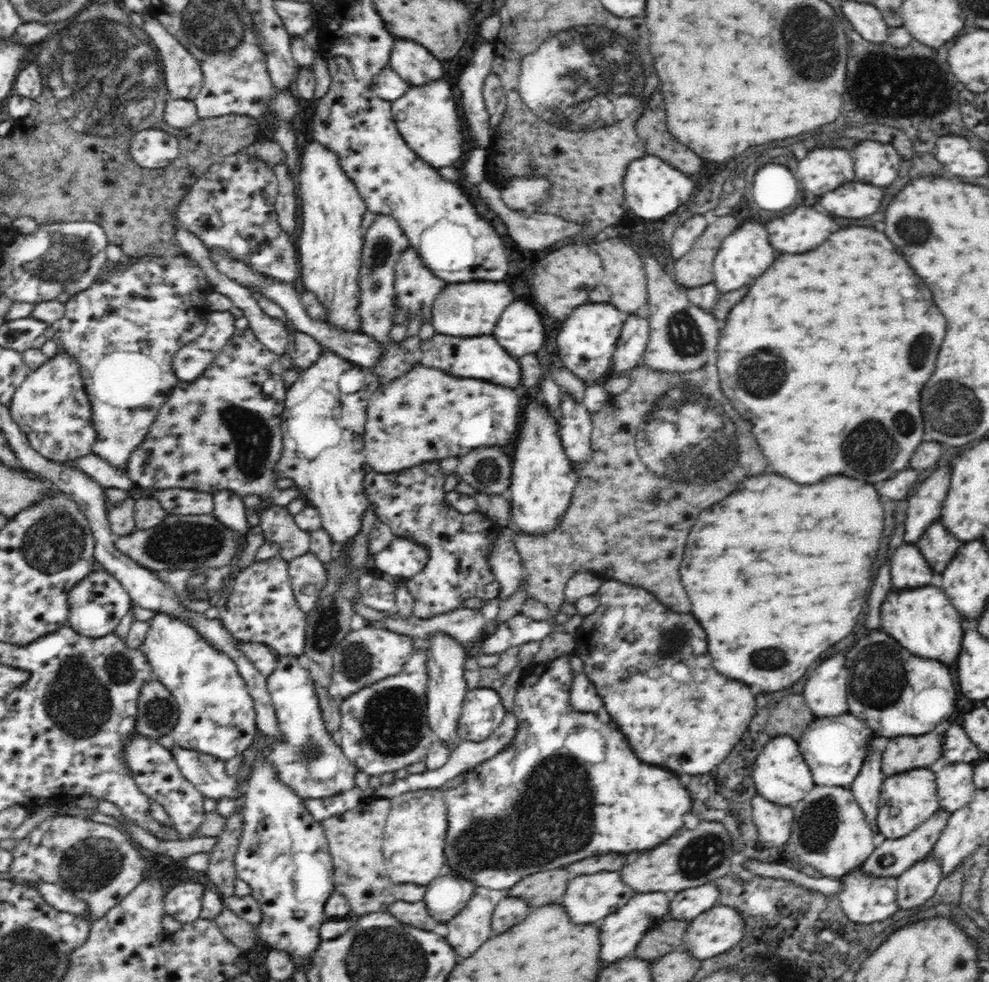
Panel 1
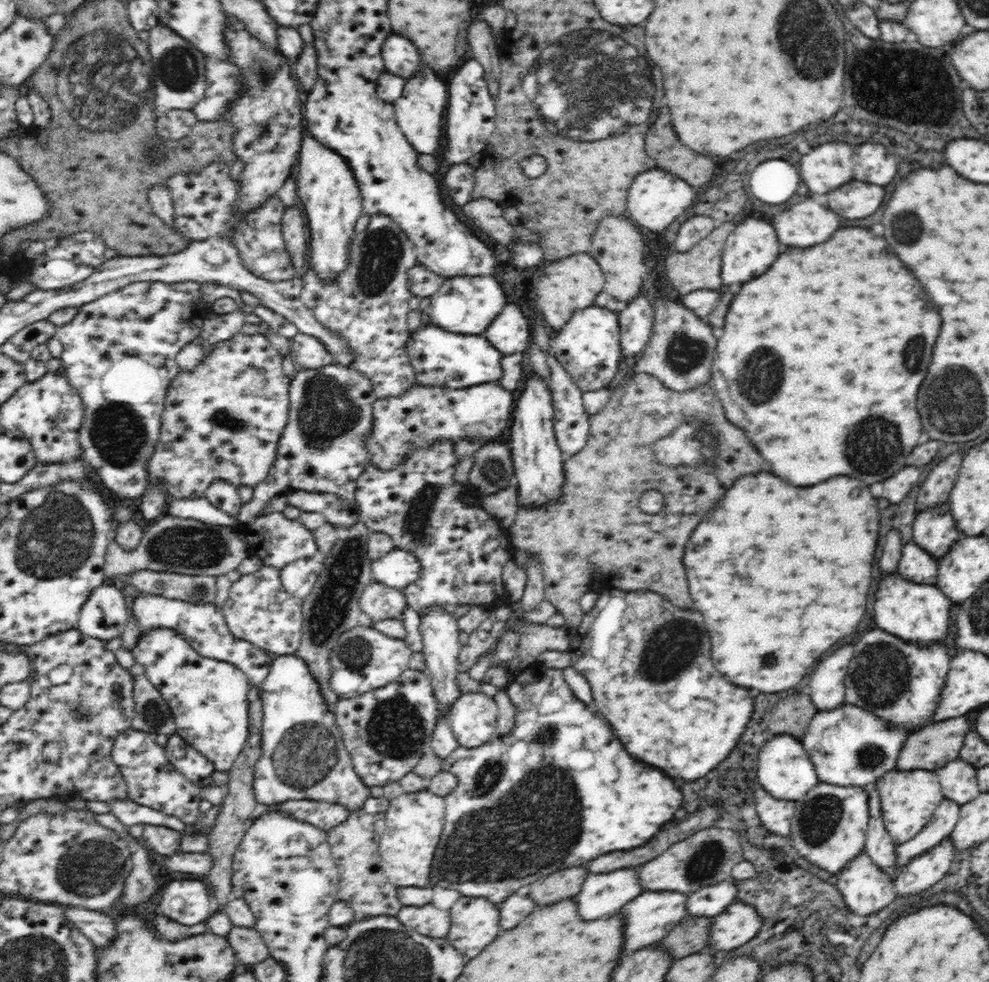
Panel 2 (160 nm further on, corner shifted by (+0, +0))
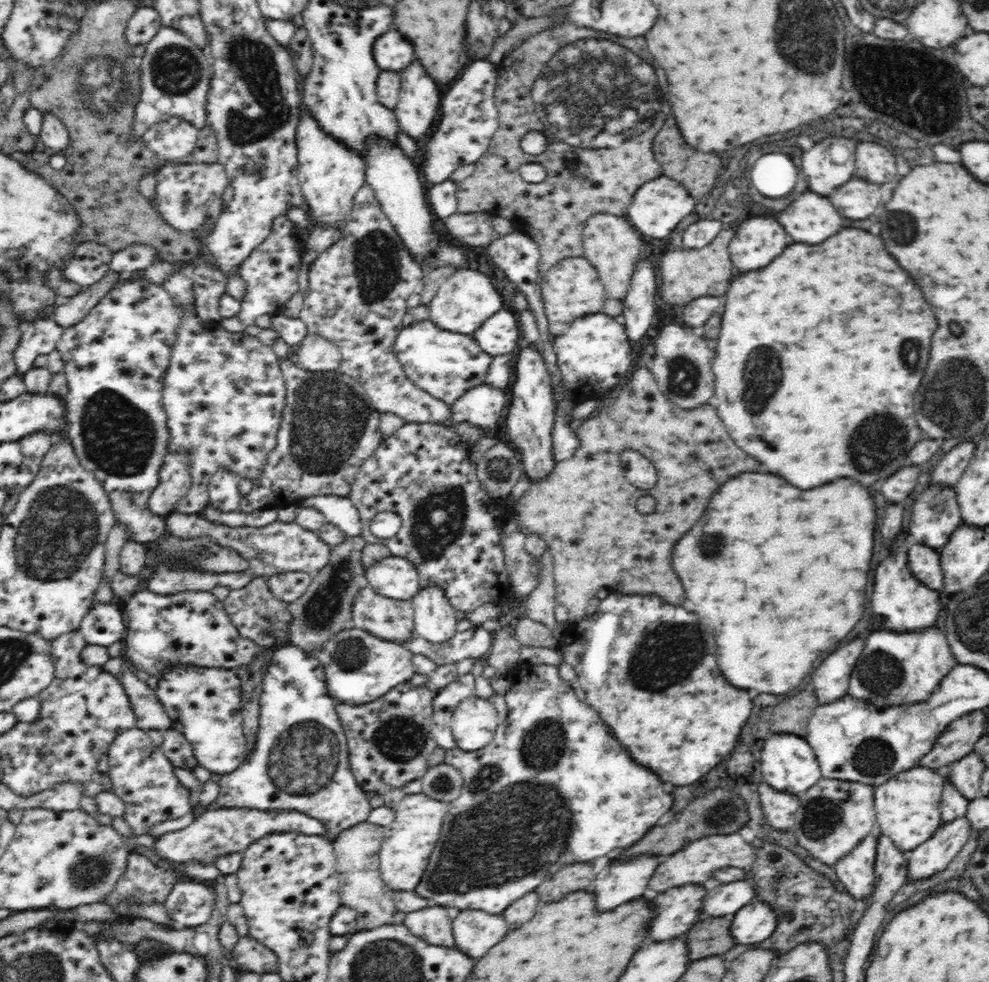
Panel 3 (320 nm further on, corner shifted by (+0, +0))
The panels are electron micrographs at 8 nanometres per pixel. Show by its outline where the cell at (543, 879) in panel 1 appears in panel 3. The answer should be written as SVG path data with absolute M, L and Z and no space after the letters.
M592 864L564 866L564 868L558 870L552 878L544 880L544 882L536 888L536 892L538 892L540 896L560 900L560 898L564 898L564 896L570 894L570 892L588 888L594 878L596 878L596 872L594 872Z

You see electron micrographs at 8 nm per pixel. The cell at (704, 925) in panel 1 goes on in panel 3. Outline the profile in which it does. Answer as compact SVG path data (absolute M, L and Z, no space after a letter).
M758 901L746 904L732 916L730 935L736 944L760 945L769 939L778 926L776 911L770 905Z

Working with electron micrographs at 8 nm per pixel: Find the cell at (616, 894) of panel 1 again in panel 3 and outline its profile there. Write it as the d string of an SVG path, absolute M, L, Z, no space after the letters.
M646 854L630 860L616 860L604 866L594 880L598 910L606 912L642 896L658 864L660 860Z

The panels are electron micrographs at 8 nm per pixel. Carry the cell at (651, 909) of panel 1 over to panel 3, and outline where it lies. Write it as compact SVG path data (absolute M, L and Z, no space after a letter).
M692 883L658 894L652 900L656 916L650 926L650 938L656 942L682 938L692 925L704 917L702 900L706 896L706 888Z

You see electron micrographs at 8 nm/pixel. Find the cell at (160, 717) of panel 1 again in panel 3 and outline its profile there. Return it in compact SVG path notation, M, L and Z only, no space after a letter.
M126 670L119 678L131 702L136 718L136 728L146 731L171 729L172 720L169 714L156 696L155 690L148 687L143 677Z

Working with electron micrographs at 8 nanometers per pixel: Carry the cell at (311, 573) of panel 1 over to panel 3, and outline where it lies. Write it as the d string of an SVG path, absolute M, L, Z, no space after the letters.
M300 570L278 573L266 579L268 588L278 600L291 603L306 592L313 578Z

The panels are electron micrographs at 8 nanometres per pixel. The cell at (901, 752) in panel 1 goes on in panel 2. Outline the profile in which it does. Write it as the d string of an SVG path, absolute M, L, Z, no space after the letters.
M960 716L954 720L944 720L934 726L922 726L918 731L906 738L904 748L896 760L896 769L900 771L911 771L914 769L926 769L927 771L937 771L939 768L946 766L948 762L956 760L964 742L964 736L972 730L972 724Z

